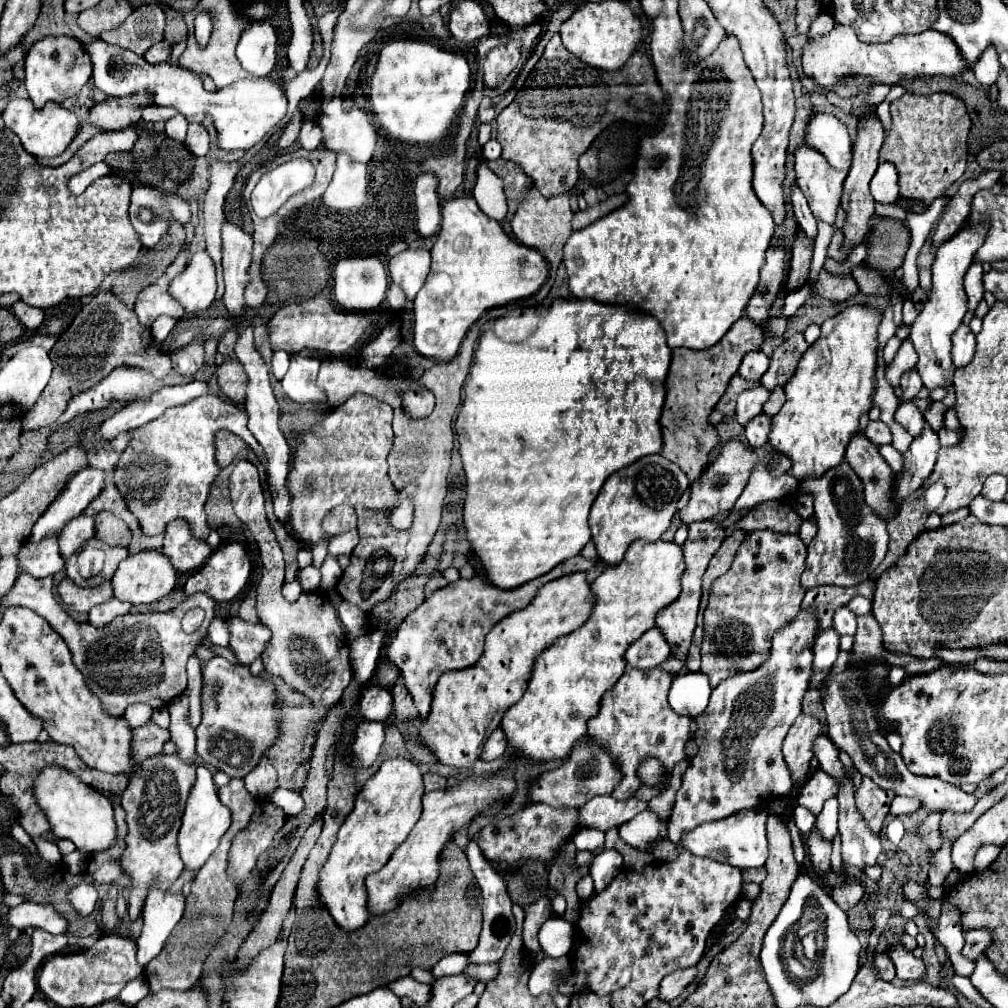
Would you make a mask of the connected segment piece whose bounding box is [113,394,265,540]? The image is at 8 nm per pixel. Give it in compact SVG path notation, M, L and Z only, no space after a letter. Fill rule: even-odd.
M219 394L199 396L189 404L173 406L157 420L131 430L133 438L129 448L121 454L119 468L113 470L113 480L119 490L125 492L129 512L139 520L145 536L163 534L171 520L185 520L195 538L207 540L211 526L205 514L205 502L211 484L221 472L215 460L217 430L229 430L243 438L265 466L263 452L247 428L245 408L237 408Z

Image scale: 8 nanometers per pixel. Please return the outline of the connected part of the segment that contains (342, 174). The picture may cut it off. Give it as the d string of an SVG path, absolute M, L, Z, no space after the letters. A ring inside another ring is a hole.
M339 152L335 176L327 192L323 194L323 204L339 212L359 212L371 196L369 182L371 180L367 174L367 164L353 162L349 154Z

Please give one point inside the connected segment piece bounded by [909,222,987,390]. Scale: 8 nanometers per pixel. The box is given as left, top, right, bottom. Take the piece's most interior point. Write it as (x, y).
(931, 332)

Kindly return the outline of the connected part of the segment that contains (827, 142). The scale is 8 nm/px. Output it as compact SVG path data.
M815 114L807 120L805 144L821 152L835 170L849 172L853 145L845 124L833 114Z

